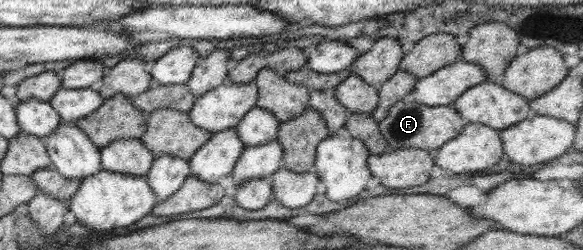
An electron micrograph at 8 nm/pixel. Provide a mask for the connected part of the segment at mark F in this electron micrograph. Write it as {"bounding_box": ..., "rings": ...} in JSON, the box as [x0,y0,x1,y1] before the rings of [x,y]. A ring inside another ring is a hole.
{"bounding_box":[378,94,467,154],"rings":[[[408,94],[389,108],[378,126],[385,142],[388,143],[388,151],[399,148],[421,148],[433,154],[448,140],[456,138],[466,123],[467,120],[463,119],[452,105],[426,106],[418,104],[416,100],[412,100],[412,95]]]}

